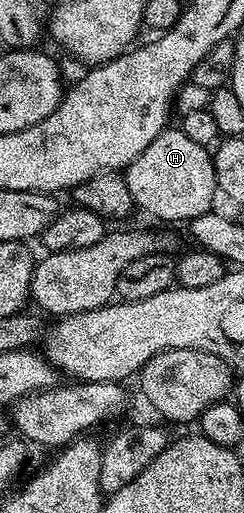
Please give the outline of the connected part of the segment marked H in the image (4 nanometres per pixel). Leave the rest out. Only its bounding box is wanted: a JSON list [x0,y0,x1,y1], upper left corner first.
[123,128,219,224]

